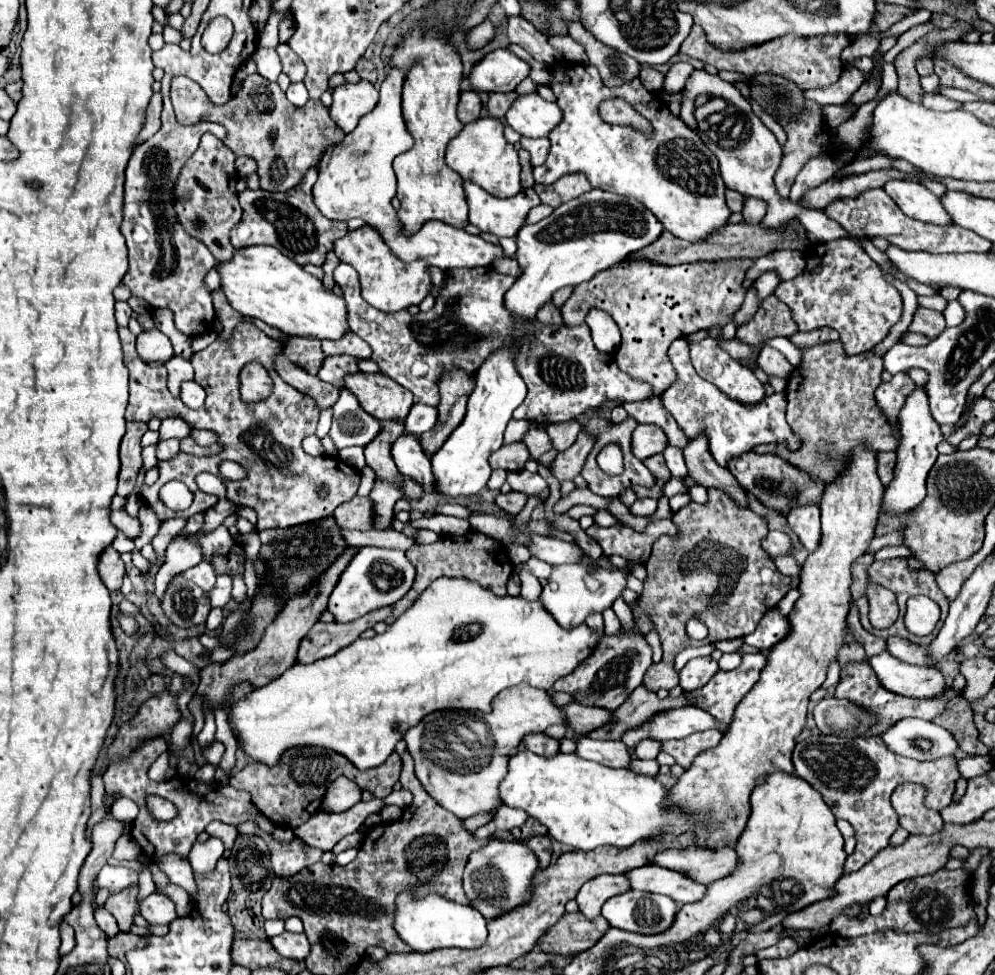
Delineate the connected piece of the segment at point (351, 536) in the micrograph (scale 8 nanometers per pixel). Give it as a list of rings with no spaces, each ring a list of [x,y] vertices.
[[[385,528],[385,530],[367,530],[367,532],[357,532],[357,530],[345,530],[343,538],[347,538],[349,546],[363,548],[363,546],[379,546],[379,548],[397,548],[397,550],[409,550],[411,546],[417,546],[415,538],[405,536],[403,532],[397,532],[395,528]]]

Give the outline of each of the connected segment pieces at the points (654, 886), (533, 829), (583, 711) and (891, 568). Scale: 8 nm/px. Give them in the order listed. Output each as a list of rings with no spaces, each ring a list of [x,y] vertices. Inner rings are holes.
[[[645,864],[639,868],[631,868],[625,872],[625,876],[631,882],[631,888],[665,894],[679,904],[697,902],[705,894],[703,884],[697,884],[679,872],[671,872],[669,868],[661,868],[657,864]]]
[[[529,818],[529,820],[525,822],[525,826],[523,826],[523,828],[519,826],[519,828],[513,828],[511,832],[513,832],[513,836],[515,836],[517,840],[521,840],[521,838],[523,838],[523,840],[527,840],[527,838],[531,838],[531,836],[537,836],[537,834],[539,834],[539,822],[535,822],[533,818]]]
[[[571,702],[563,706],[563,712],[567,714],[569,728],[573,728],[577,734],[589,734],[591,730],[607,724],[613,716],[611,710],[599,708],[599,706],[585,706],[579,702]]]
[[[891,558],[891,560],[873,562],[873,566],[869,568],[869,578],[871,578],[873,582],[879,582],[881,586],[889,588],[889,590],[891,590],[891,592],[897,596],[897,604],[899,604],[899,618],[897,618],[897,622],[895,622],[891,628],[887,628],[887,630],[877,630],[877,628],[873,628],[873,626],[869,624],[868,620],[868,600],[867,598],[862,599],[861,597],[857,599],[857,608],[860,612],[860,622],[863,624],[863,628],[865,628],[867,632],[871,632],[871,634],[879,636],[879,638],[887,638],[887,636],[903,636],[903,638],[909,638],[911,642],[919,644],[919,646],[927,646],[927,644],[929,644],[929,642],[935,638],[937,630],[943,626],[943,620],[945,620],[945,616],[947,616],[947,608],[949,608],[949,600],[947,600],[947,596],[945,596],[945,594],[939,590],[937,580],[935,580],[935,574],[933,574],[933,572],[929,572],[929,570],[911,570],[911,568],[909,568],[909,564],[907,564],[907,558]],[[915,594],[925,594],[925,596],[933,598],[933,600],[939,604],[939,608],[941,608],[941,620],[939,620],[939,624],[937,624],[937,630],[935,630],[933,634],[929,634],[929,636],[923,636],[923,638],[919,638],[919,636],[911,636],[911,634],[907,632],[905,624],[903,624],[905,602],[907,602],[907,598],[909,598],[909,596],[915,596]]]

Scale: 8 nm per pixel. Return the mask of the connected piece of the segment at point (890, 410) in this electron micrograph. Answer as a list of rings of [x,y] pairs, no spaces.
[[[899,372],[891,378],[891,382],[881,384],[875,390],[875,400],[879,404],[879,410],[883,412],[883,416],[887,418],[893,436],[897,438],[897,442],[901,442],[901,430],[899,430],[899,412],[905,404],[907,394],[911,394],[915,390],[915,382],[909,378],[907,372]]]

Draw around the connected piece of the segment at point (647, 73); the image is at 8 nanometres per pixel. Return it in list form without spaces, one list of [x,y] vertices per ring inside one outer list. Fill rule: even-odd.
[[[645,66],[643,68],[643,74],[641,74],[641,82],[643,82],[643,86],[647,86],[647,90],[651,90],[651,92],[659,92],[661,90],[661,86],[663,86],[663,74],[659,72],[659,76],[657,76],[657,72],[653,70],[653,68],[649,68],[649,66]]]

